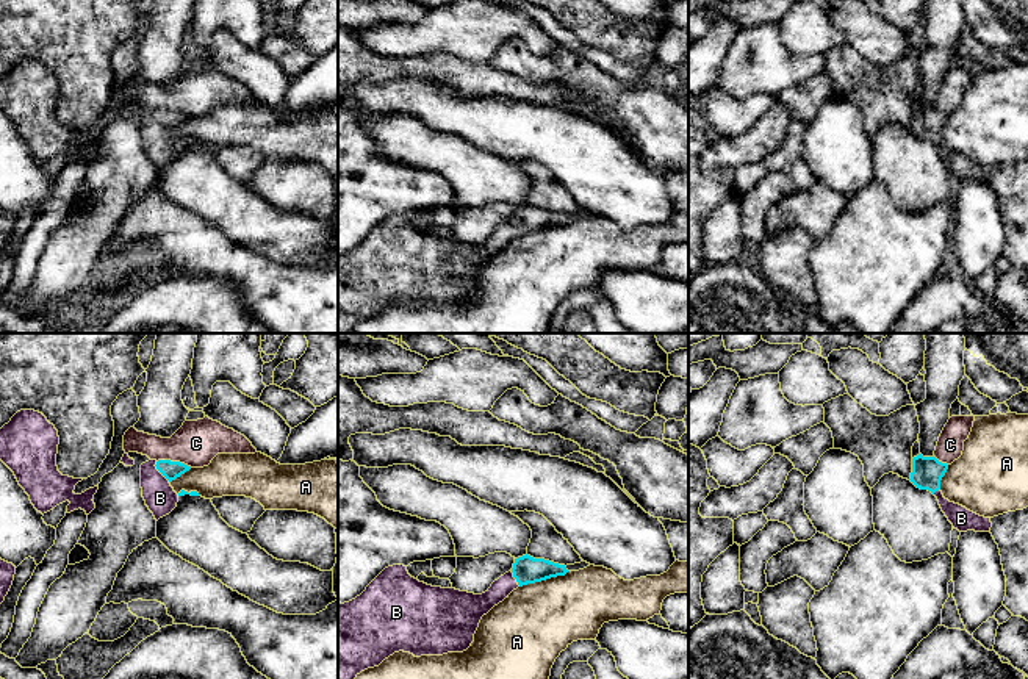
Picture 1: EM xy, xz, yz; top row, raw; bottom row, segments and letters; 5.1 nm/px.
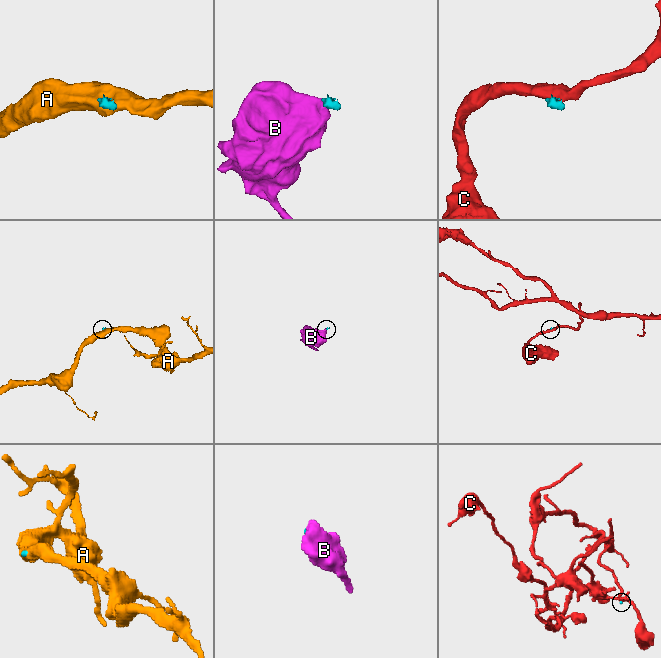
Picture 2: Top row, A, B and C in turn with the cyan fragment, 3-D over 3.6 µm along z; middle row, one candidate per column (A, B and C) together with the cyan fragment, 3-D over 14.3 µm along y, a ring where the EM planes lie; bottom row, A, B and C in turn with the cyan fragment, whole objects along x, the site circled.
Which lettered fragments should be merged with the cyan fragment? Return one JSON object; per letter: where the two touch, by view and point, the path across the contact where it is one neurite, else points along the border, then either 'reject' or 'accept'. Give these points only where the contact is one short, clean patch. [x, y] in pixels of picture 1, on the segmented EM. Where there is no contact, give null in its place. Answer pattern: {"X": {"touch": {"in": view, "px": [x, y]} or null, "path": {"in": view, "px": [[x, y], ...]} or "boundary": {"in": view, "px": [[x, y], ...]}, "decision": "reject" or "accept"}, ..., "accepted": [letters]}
{"A": {"touch": {"in": "xz", "px": [543, 579]}, "boundary": {"in": "xz", "px": [[568, 571], [520, 587]]}, "decision": "reject"}, "B": {"touch": {"in": "xy", "px": [160, 471]}, "path": {"in": "xy", "px": [[171, 470], [160, 471], [160, 498]]}, "decision": "accept"}, "C": {"touch": {"in": "xy", "px": [174, 462]}, "boundary": {"in": "xy", "px": [[157, 460], [179, 460], [191, 467]]}, "decision": "reject"}, "accepted": ["B"]}

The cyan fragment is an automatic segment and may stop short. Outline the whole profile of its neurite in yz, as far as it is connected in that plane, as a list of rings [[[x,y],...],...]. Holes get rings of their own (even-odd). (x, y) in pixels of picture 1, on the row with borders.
[[[915,441],[912,446],[912,472],[911,482],[920,488],[931,491],[954,529],[959,532],[990,532],[990,518],[979,516],[965,507],[950,502],[940,491],[940,480],[948,469],[947,463],[939,462],[936,457],[923,457],[920,454],[920,443]]]

